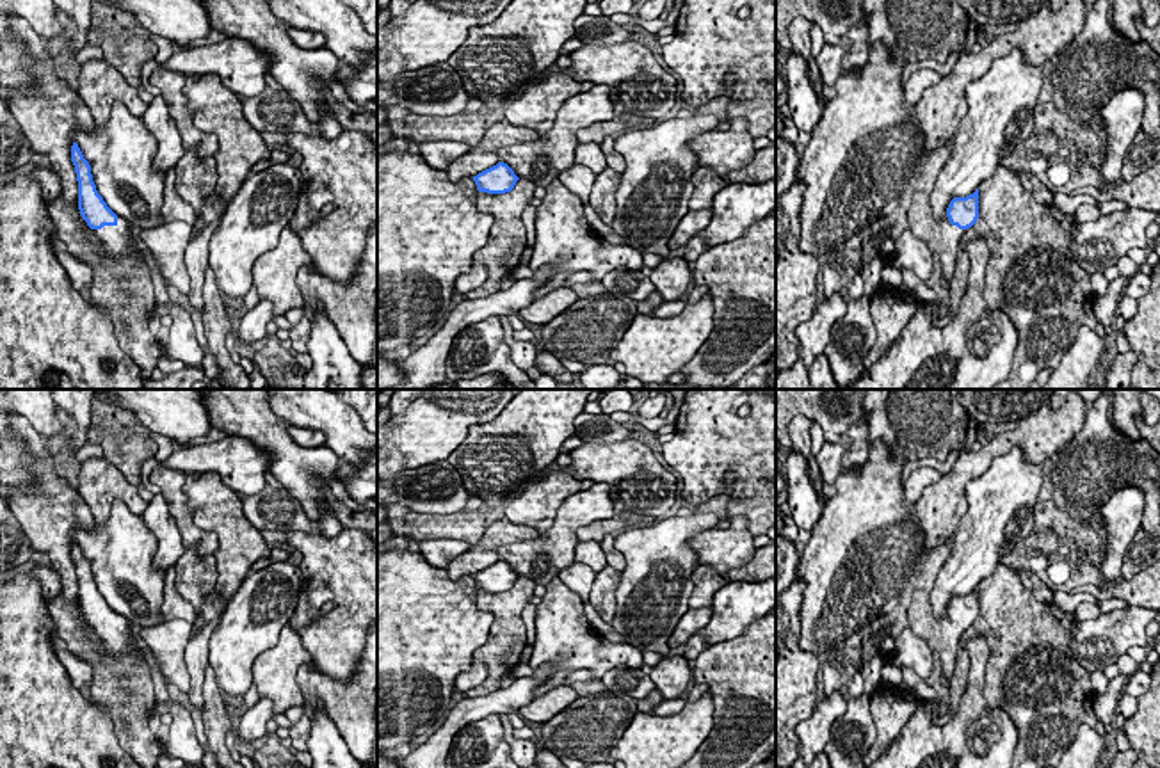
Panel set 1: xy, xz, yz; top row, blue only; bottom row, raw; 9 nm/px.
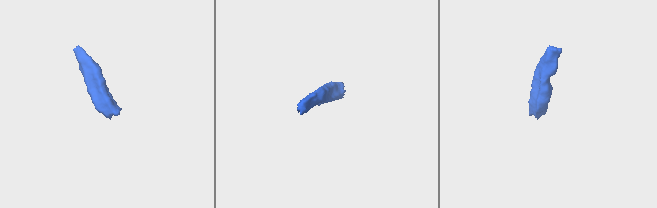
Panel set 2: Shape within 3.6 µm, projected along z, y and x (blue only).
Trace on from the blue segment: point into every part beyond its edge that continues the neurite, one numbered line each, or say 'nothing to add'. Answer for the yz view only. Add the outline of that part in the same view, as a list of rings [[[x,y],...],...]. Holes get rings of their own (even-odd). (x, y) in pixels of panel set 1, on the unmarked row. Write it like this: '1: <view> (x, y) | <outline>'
1: yz (942, 635) | [[[954,537],[927,551],[922,569],[913,578],[913,596],[907,606],[907,626],[913,635],[923,638],[930,645],[932,652],[936,651],[939,654],[941,670],[948,681],[955,670],[959,640],[968,628],[952,624],[947,613],[936,619],[932,615],[930,592],[941,565],[950,555],[952,542]]]

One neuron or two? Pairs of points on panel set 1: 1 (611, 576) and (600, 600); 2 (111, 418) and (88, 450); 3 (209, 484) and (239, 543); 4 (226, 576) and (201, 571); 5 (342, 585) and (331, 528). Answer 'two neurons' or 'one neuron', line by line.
1: one neuron
2: two neurons
3: one neuron
4: two neurons
5: two neurons

